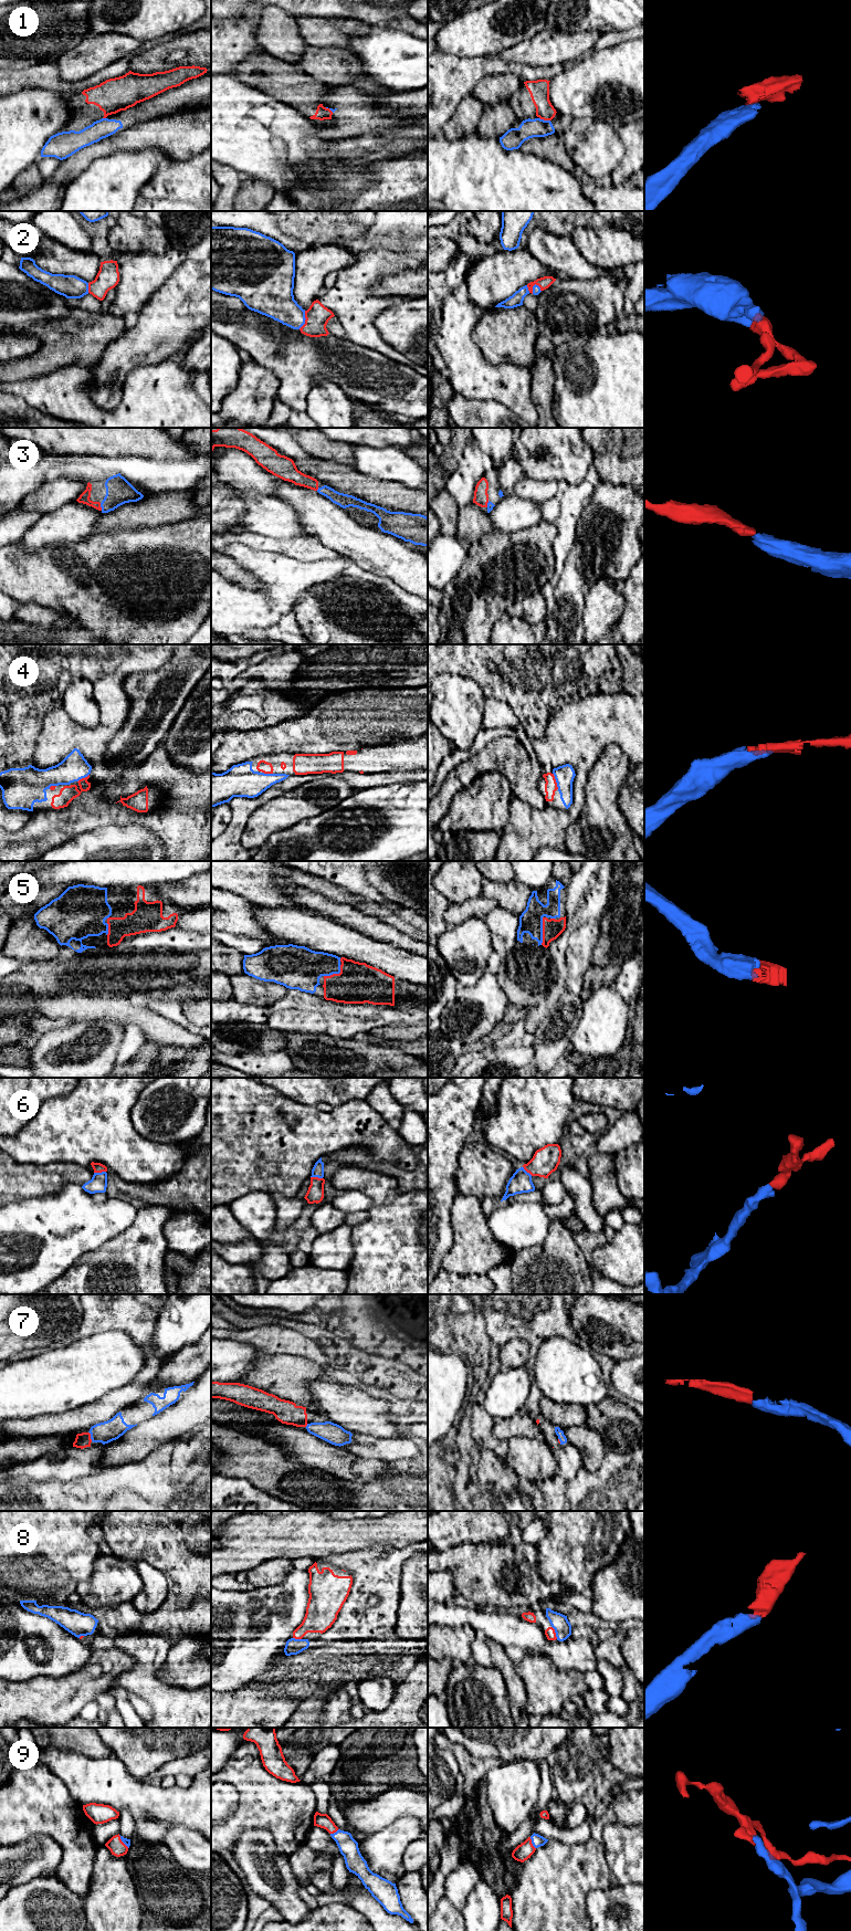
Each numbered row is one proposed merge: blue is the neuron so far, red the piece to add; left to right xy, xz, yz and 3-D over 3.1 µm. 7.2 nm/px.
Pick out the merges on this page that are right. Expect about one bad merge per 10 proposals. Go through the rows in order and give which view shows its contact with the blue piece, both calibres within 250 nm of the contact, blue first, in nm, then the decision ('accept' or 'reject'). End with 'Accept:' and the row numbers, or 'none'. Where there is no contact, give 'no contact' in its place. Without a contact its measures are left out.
1: yz | 140/140 nm | reject
2: xz | 260/170 nm | accept
3: xy | 190/80 nm | accept
4: yz | 140/90 nm | accept
5: yz | 170/140 nm | accept
6: xy | 130/70 nm | accept
7: xy | 150/110 nm | accept
8: yz | 130/70 nm | accept
9: yz | 90/120 nm | accept
Accept: 2, 3, 4, 5, 6, 7, 8, 9

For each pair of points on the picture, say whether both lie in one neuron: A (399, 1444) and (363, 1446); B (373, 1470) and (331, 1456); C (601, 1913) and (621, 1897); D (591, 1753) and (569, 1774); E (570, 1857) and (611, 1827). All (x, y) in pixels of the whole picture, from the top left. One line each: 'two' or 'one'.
A: one
B: one
C: one
D: one
E: two

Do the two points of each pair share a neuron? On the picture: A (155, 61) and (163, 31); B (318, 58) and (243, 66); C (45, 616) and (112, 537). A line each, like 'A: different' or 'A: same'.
A: different
B: different
C: different

